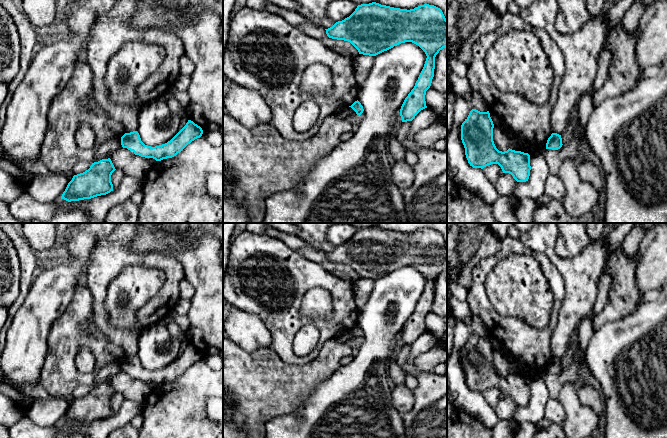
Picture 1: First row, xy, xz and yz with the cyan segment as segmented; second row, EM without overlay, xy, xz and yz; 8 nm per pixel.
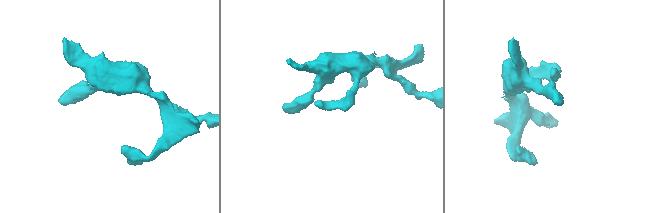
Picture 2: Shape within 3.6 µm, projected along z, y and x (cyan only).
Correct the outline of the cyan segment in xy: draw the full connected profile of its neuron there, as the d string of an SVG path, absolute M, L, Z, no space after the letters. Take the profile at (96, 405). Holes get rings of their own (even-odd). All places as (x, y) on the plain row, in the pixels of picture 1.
M110 382L92 387L88 394L73 400L61 423L71 426L110 417L113 415L111 399L115 394Z

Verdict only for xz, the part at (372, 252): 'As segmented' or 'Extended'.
As segmented

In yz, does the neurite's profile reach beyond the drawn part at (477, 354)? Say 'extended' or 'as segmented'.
as segmented

